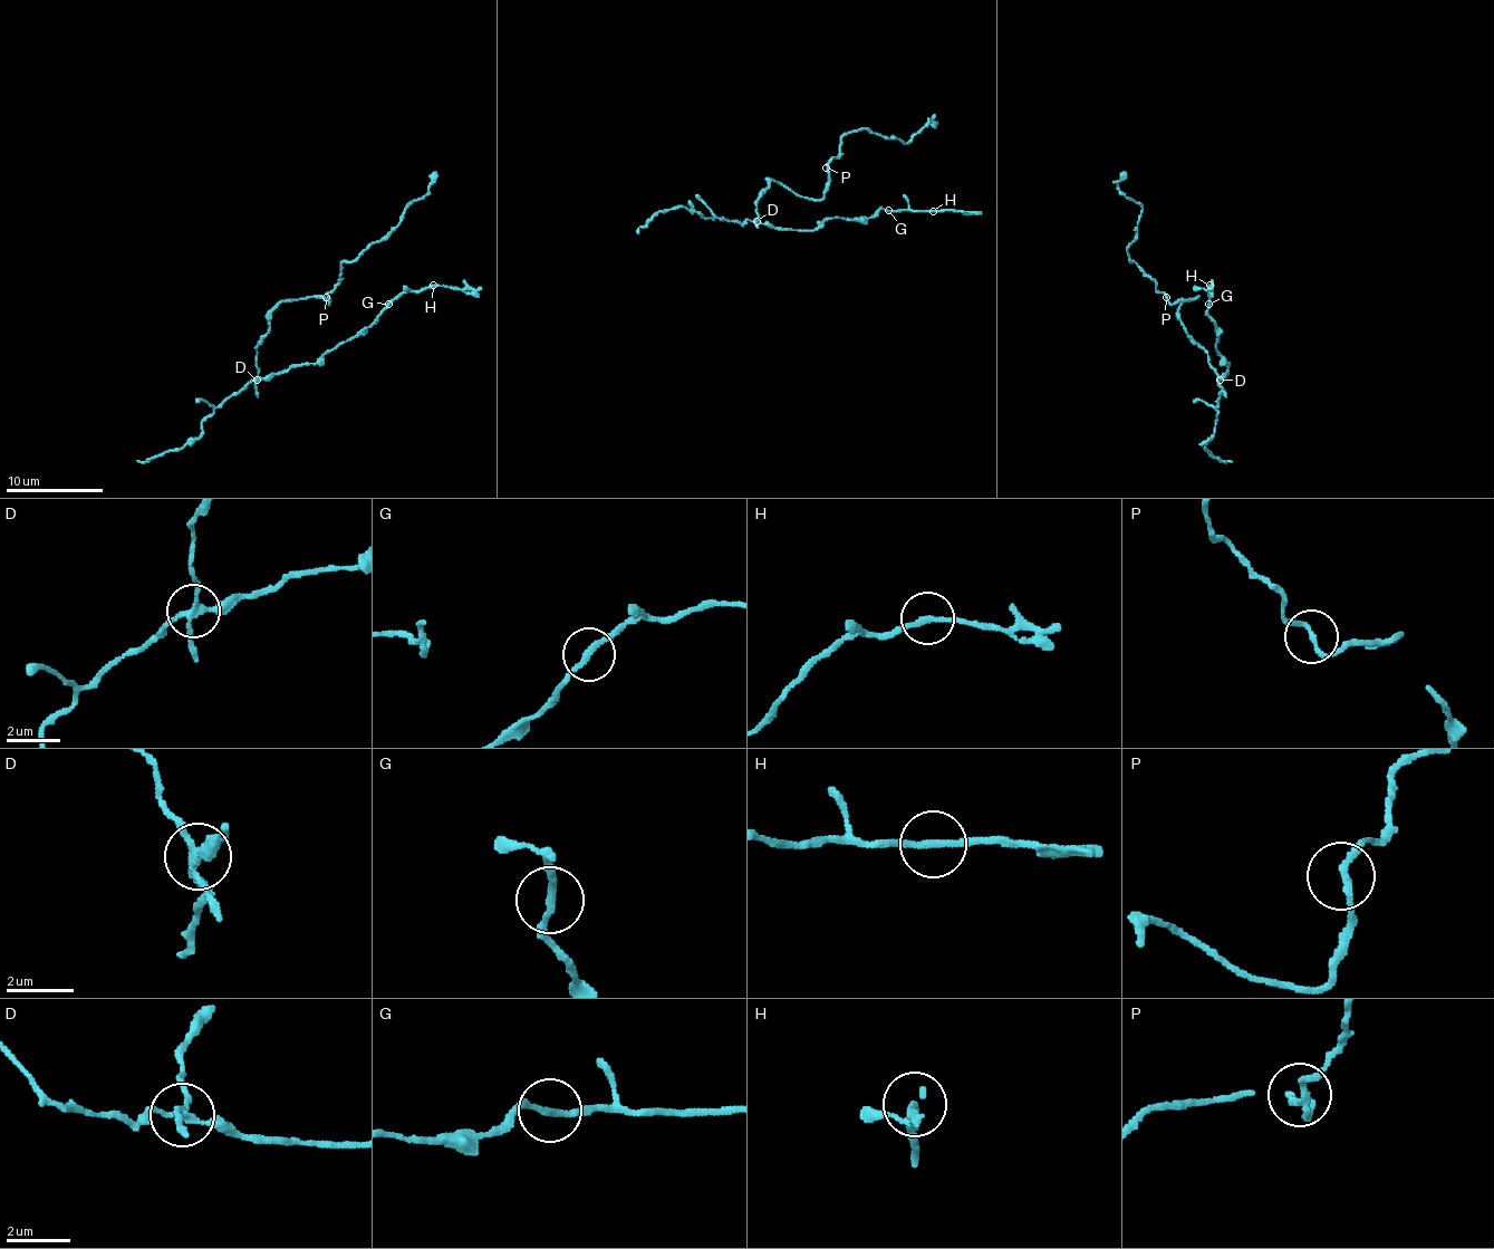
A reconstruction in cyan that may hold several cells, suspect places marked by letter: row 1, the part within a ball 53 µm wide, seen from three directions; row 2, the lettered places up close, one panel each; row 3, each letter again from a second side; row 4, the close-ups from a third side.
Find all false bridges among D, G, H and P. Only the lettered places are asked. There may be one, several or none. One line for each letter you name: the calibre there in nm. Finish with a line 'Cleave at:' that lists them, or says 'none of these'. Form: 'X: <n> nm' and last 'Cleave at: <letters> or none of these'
D: 200 nm
G: 200 nm
Cleave at: D, G

